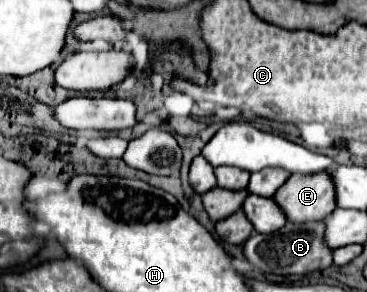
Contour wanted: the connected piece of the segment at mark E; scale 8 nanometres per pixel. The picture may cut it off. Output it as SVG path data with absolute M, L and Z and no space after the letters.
M327 171L319 175L291 175L273 195L273 201L291 223L323 221L335 209L335 191Z

